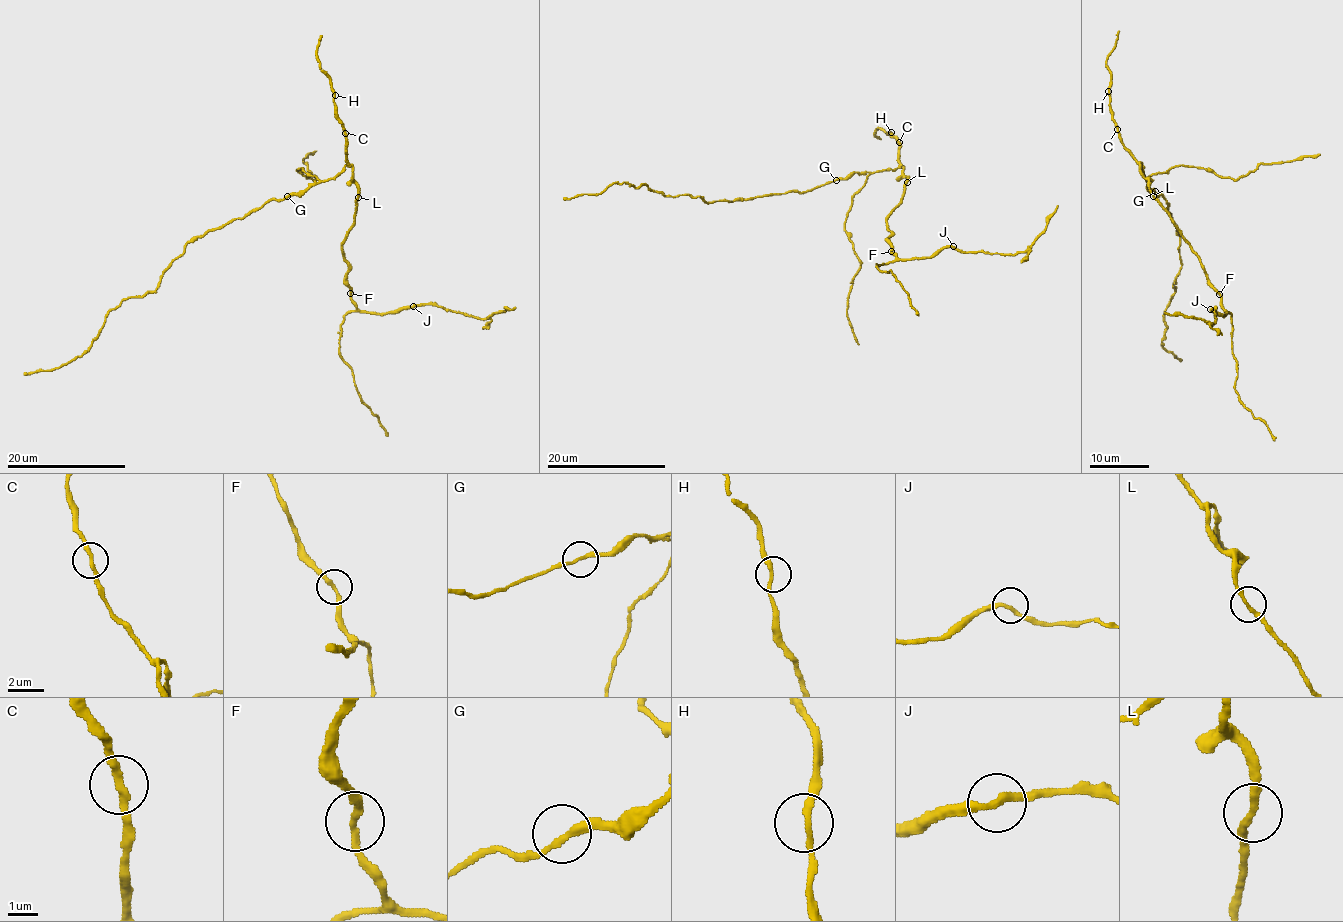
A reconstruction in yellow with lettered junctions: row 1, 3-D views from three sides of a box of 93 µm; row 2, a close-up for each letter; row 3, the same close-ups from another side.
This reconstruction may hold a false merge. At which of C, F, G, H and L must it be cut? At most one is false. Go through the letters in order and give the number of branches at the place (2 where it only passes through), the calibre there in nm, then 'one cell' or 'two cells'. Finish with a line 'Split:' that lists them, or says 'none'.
C: 2 branches meet; 220 nm thick; one cell
F: 2 branches meet; 240 nm thick; one cell
G: 2 branches meet; 200 nm thick; one cell
H: 2 branches meet; 240 nm thick; one cell
L: 2 branches meet; 240 nm thick; one cell
Split: none

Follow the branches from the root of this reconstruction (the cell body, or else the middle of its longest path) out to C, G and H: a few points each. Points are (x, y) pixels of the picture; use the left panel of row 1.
C: (328, 181), (348, 165), (344, 133)
G: (328, 181), (310, 184), (297, 194), (287, 196)
H: (328, 181), (348, 165), (344, 127), (336, 113), (335, 95)

